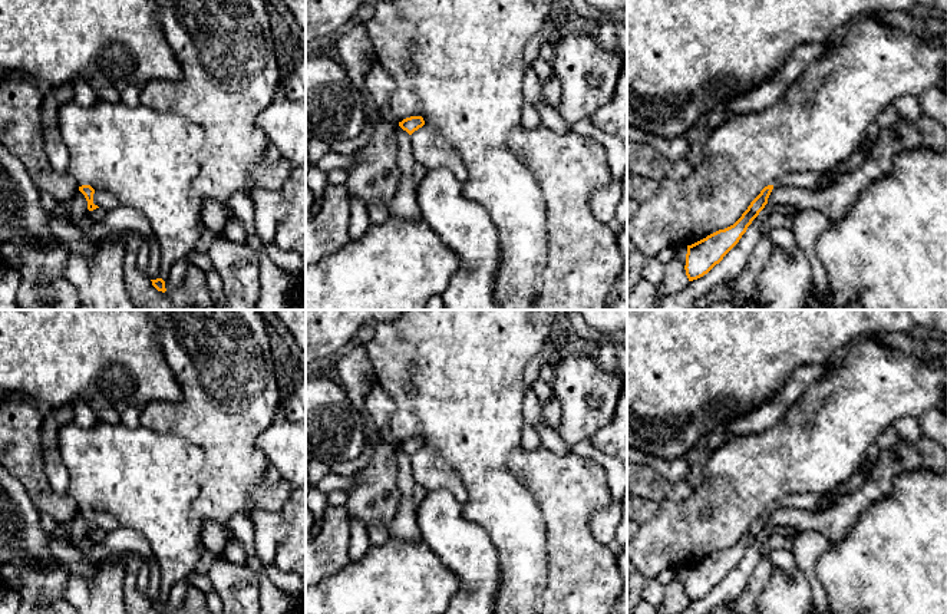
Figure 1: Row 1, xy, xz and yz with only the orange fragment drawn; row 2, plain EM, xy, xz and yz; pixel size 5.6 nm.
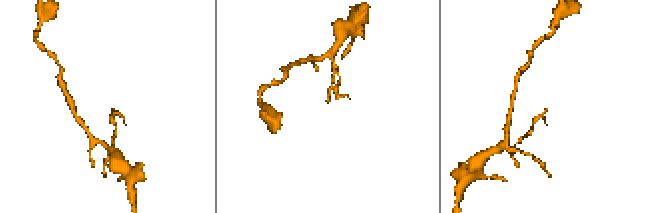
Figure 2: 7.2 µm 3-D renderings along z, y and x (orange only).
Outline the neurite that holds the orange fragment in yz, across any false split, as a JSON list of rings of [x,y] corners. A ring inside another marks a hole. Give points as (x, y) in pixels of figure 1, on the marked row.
[[[773,185],[765,186],[733,225],[687,245],[684,270],[689,281],[707,274],[739,242],[748,227],[768,204],[772,189]]]

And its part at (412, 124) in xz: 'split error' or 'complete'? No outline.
complete

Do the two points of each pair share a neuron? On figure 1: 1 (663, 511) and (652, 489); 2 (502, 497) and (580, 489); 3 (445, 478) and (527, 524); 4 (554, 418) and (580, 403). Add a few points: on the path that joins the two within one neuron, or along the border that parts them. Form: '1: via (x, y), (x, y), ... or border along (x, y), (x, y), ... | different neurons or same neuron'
1: border along (690, 492), (679, 501), (642, 498) | different neurons
2: border along (510, 468), (512, 475), (534, 498), (544, 525) | different neurons
3: border along (445, 462), (462, 481), (467, 492), (462, 505) | different neurons
4: border along (556, 396), (561, 412), (561, 422), (557, 429) | different neurons

